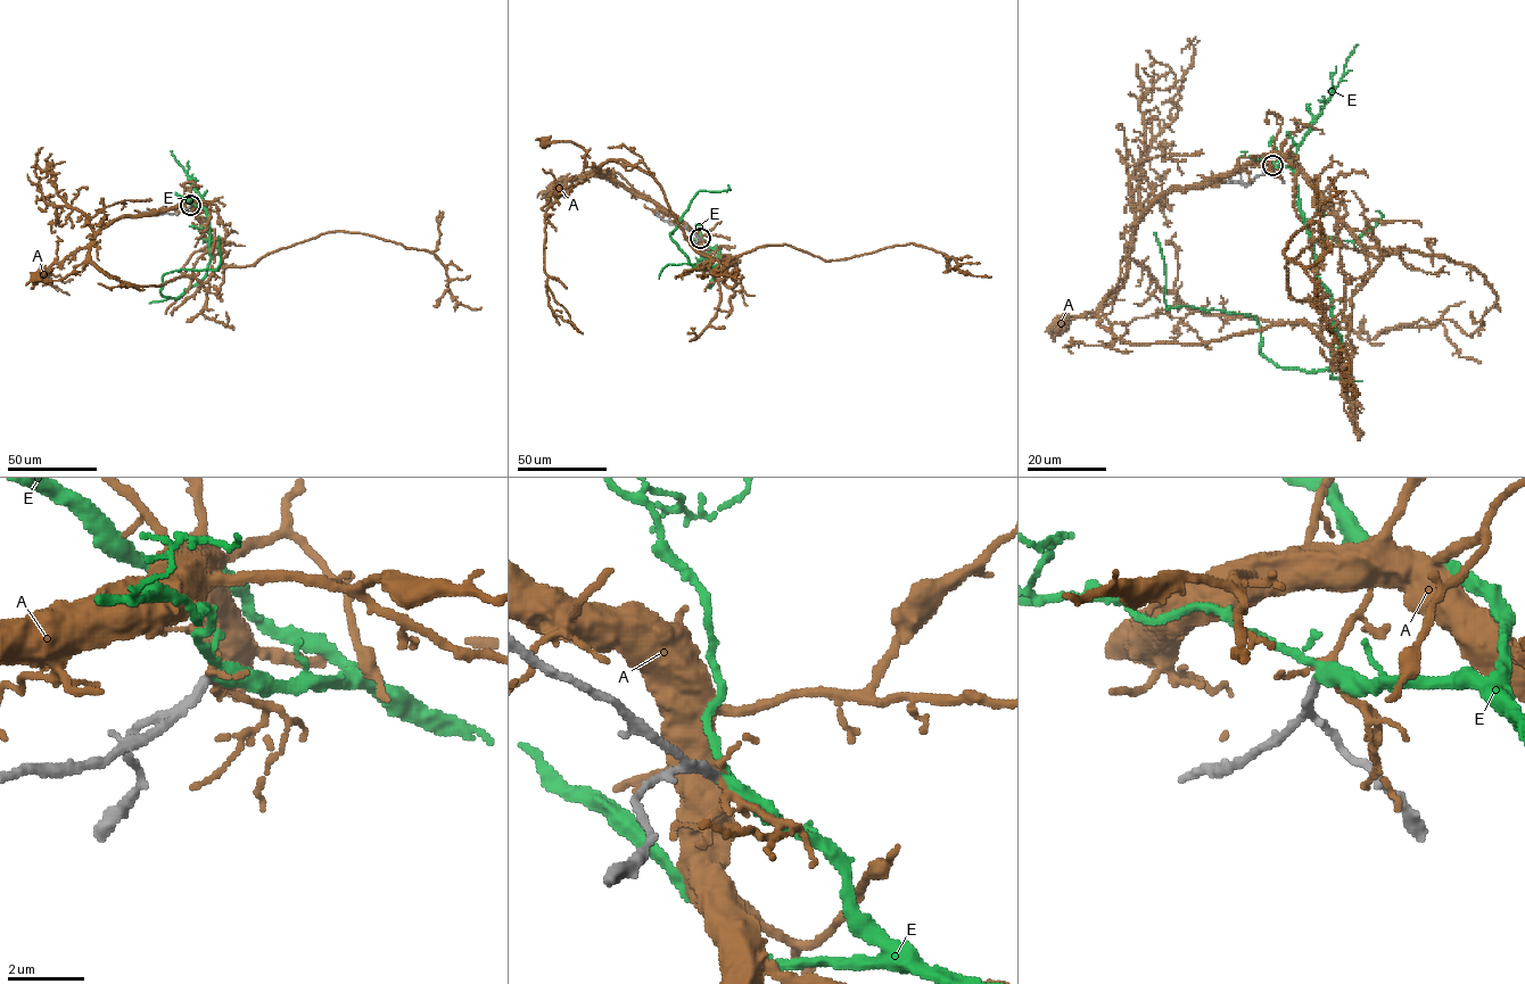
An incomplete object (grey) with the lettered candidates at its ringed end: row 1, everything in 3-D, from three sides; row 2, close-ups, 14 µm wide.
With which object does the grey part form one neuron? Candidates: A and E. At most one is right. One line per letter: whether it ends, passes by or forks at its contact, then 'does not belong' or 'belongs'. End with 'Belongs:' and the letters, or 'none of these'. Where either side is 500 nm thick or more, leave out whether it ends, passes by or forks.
A: it forks; does not belong
E: it forks; belongs
Belongs: E

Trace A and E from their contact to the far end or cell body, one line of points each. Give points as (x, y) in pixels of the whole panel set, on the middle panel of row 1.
A: (700, 238), (657, 204), (635, 195), (592, 167), (585, 167), (586, 153), (580, 147), (568, 141), (545, 142)
E: (700, 238), (718, 250), (717, 265), (693, 267), (670, 233), (700, 190), (730, 190), (728, 184)

